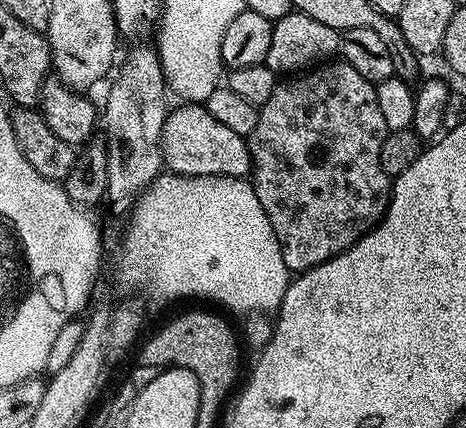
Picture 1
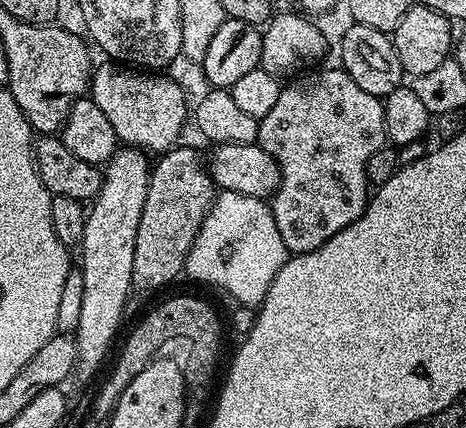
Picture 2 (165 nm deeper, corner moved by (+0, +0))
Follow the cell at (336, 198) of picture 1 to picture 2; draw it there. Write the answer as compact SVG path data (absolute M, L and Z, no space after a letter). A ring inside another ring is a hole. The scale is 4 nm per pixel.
M335 67L324 68L321 72L312 70L307 74L300 74L289 79L287 81L289 84L285 83L281 87L278 102L274 102L273 108L270 109L270 114L266 114L259 120L260 129L256 138L260 148L266 150L266 154L270 154L270 158L274 158L274 162L278 162L280 167L280 185L275 194L270 197L270 207L274 214L274 222L278 226L278 234L282 234L282 242L287 246L289 253L292 254L318 250L318 246L330 242L330 238L334 238L334 234L346 230L346 226L350 226L350 222L354 222L364 213L370 199L370 185L366 178L366 162L370 162L370 154L374 154L374 150L383 148L386 144L383 99L374 94L366 94L366 90L362 90L362 86L358 86L358 82L354 82L354 78L350 78L350 74L344 71L343 67Z

